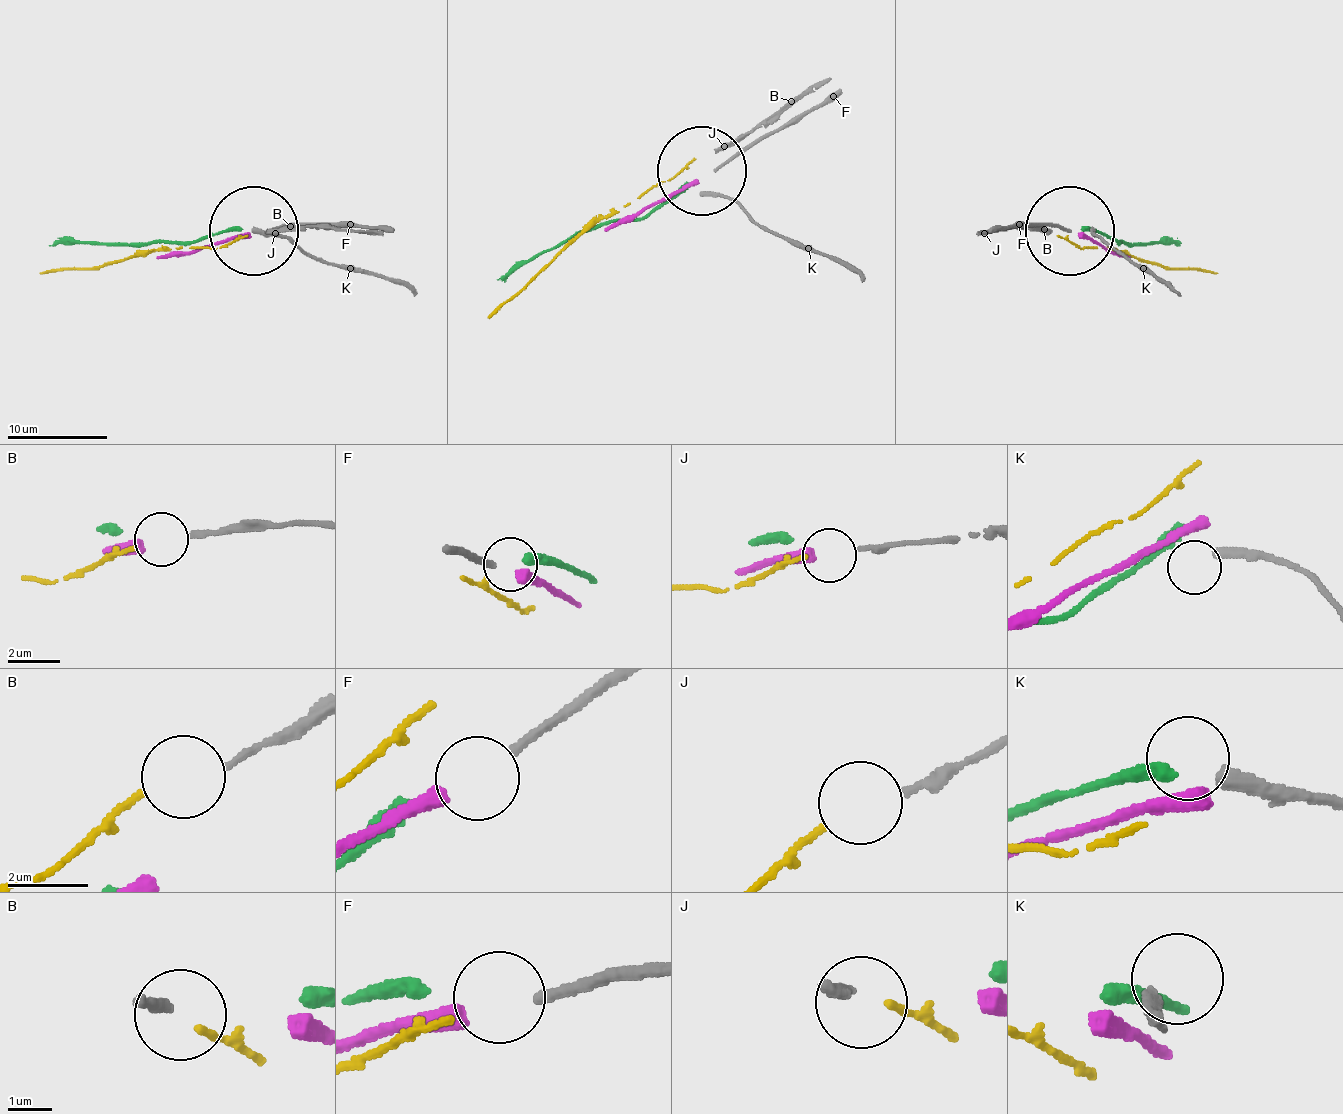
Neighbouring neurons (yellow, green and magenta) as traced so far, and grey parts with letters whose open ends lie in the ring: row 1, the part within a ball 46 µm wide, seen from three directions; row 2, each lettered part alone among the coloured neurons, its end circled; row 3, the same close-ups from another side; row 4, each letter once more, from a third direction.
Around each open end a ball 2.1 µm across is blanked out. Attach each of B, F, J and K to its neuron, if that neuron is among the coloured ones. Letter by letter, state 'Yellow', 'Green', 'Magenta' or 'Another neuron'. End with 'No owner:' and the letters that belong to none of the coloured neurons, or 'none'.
B: Another neuron
F: Magenta
J: Yellow
K: Another neuron
No owner: B, K

